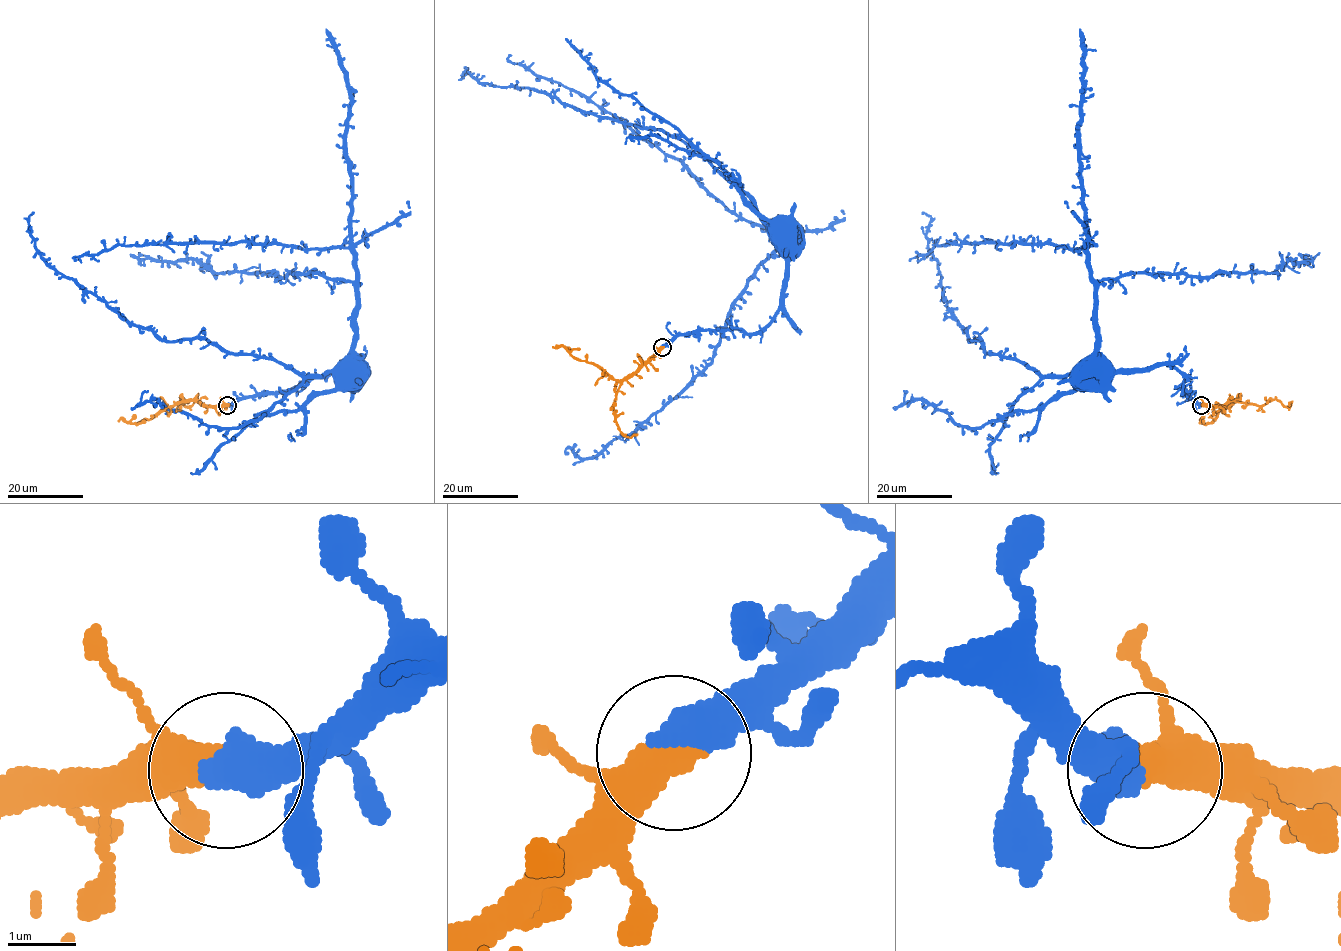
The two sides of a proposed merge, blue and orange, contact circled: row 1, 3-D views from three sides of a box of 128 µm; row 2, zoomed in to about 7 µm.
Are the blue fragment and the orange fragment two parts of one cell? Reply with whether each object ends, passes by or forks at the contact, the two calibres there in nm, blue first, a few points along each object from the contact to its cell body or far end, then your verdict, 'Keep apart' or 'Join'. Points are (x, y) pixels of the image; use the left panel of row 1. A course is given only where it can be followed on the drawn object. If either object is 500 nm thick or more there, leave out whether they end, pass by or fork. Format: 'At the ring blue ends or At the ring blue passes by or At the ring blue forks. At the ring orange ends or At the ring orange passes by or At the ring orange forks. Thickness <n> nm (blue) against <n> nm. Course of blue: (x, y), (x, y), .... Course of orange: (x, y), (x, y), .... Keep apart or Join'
Thickness 650 nm (blue) against 600 nm. Course of blue: (228, 405), (245, 396), (289, 391), (311, 379), (327, 377), (345, 364), (351, 371), (334, 377), (342, 377). Course of orange: (228, 405), (204, 406), (200, 402), (180, 401), (137, 423), (124, 422), (120, 418), (117, 421). Join

